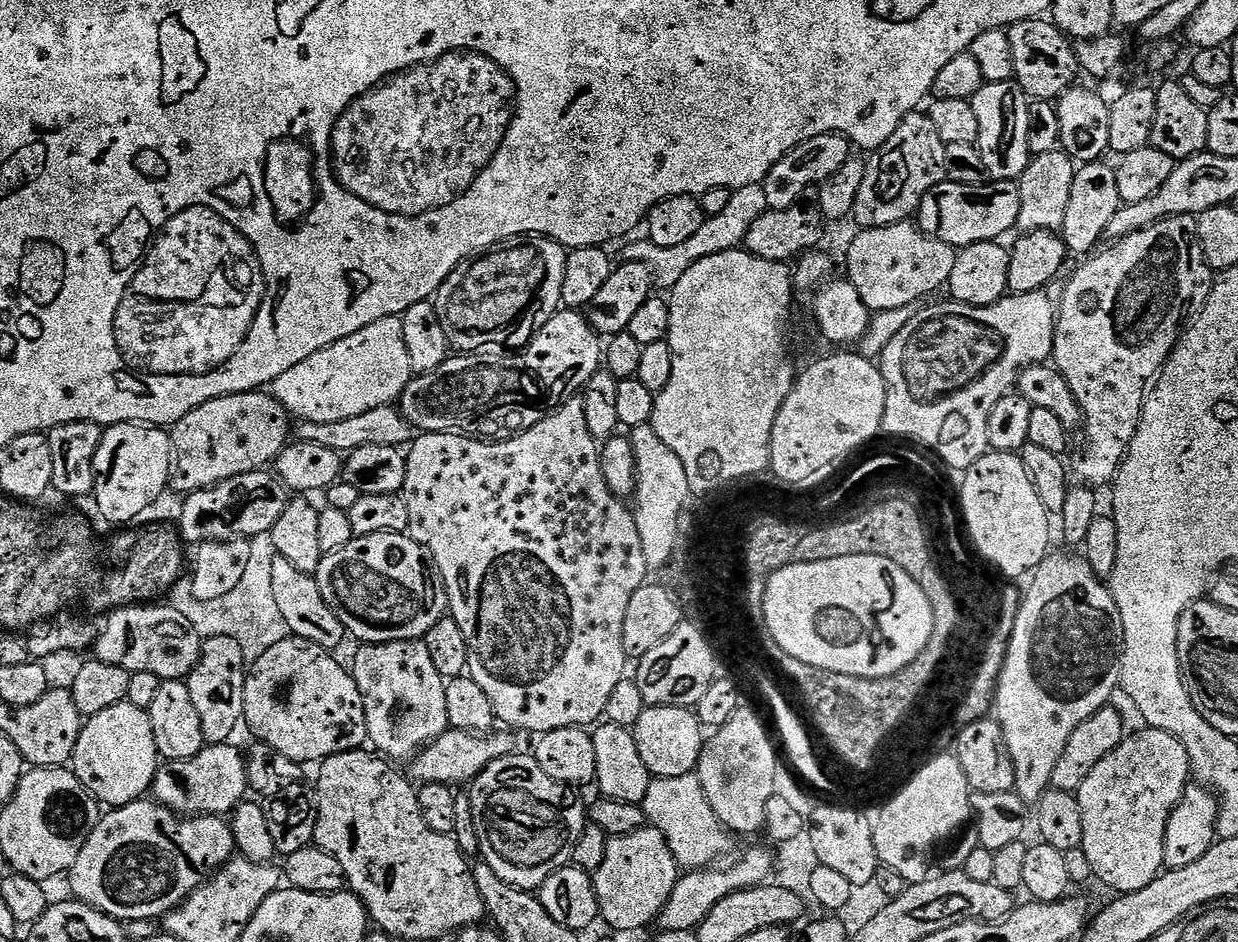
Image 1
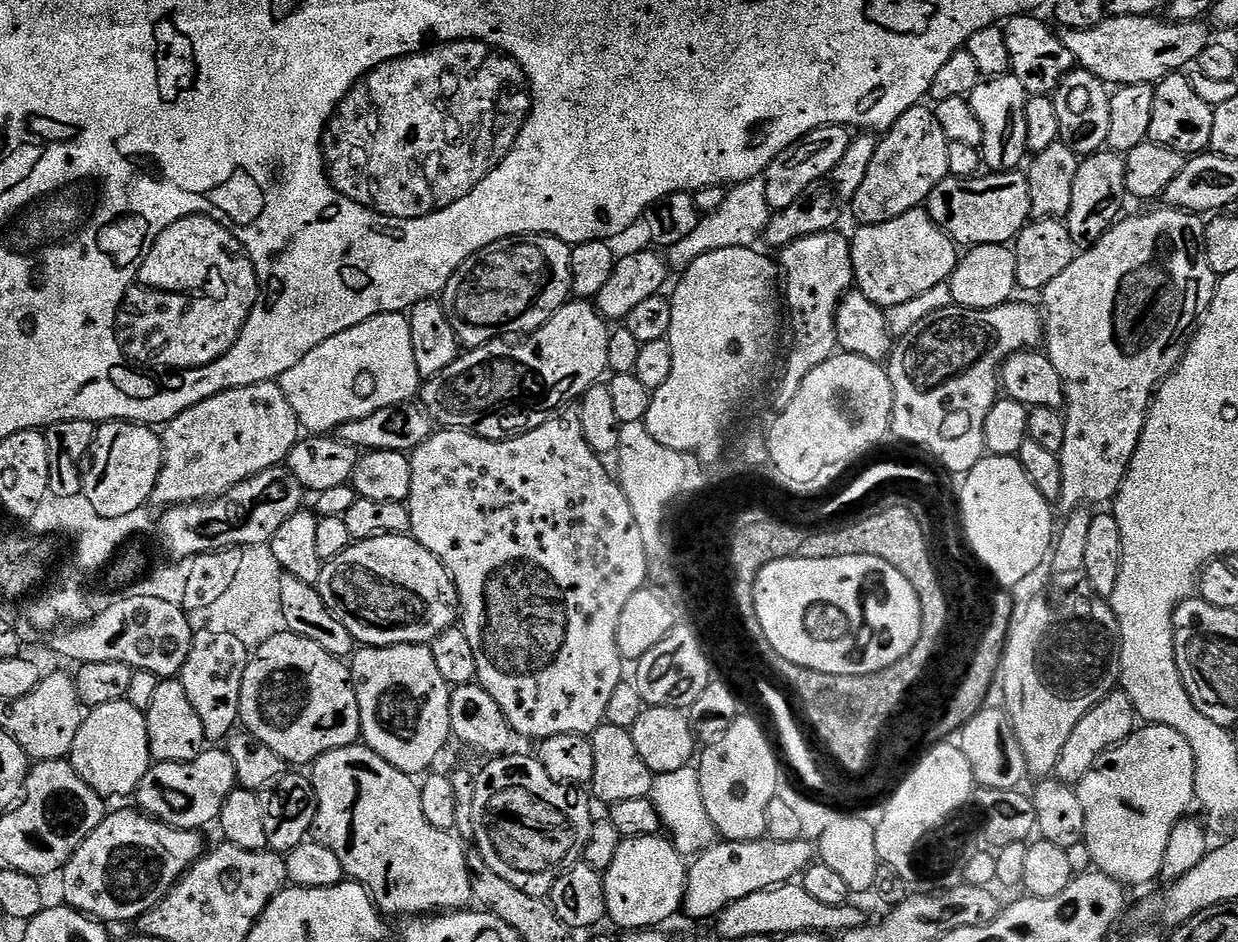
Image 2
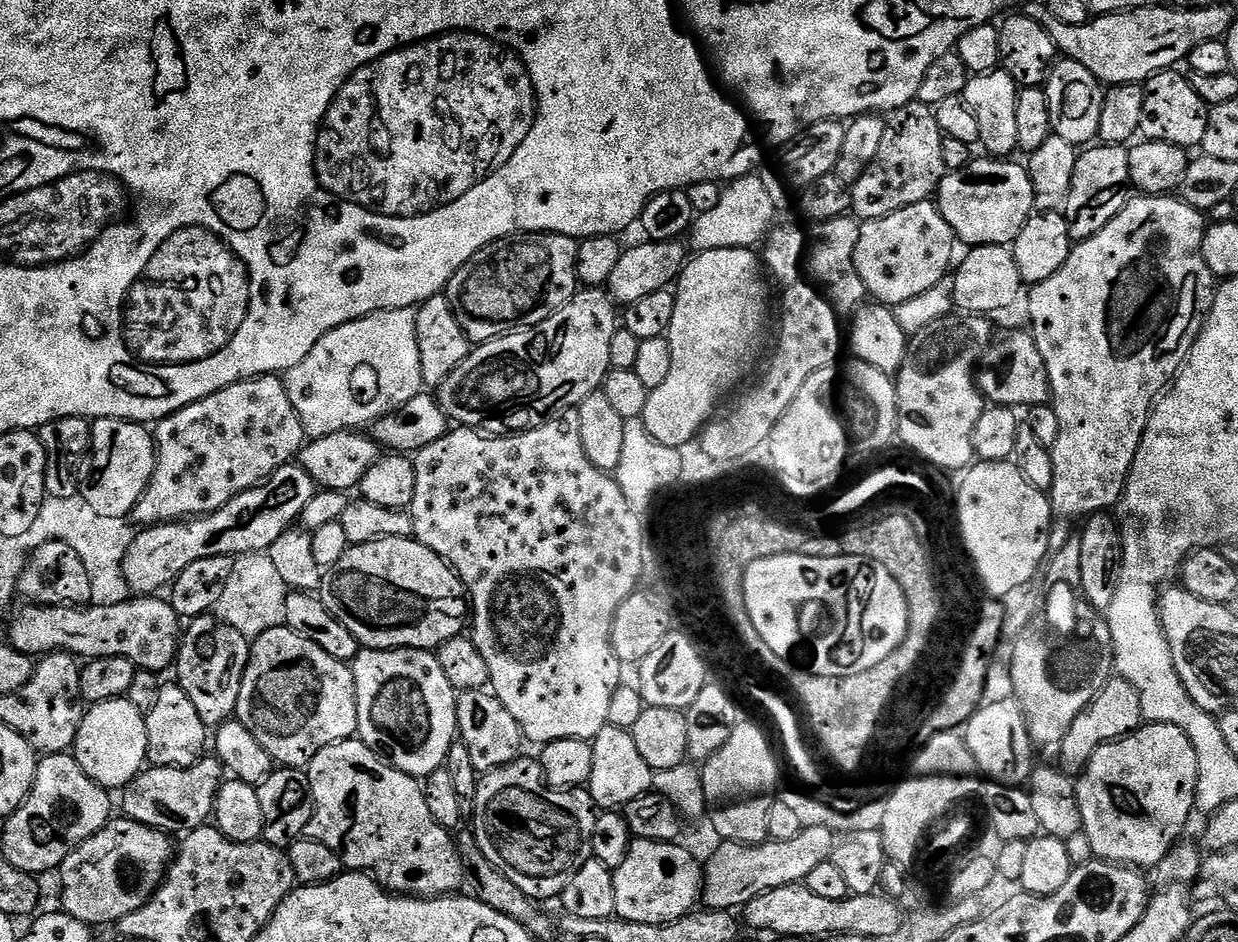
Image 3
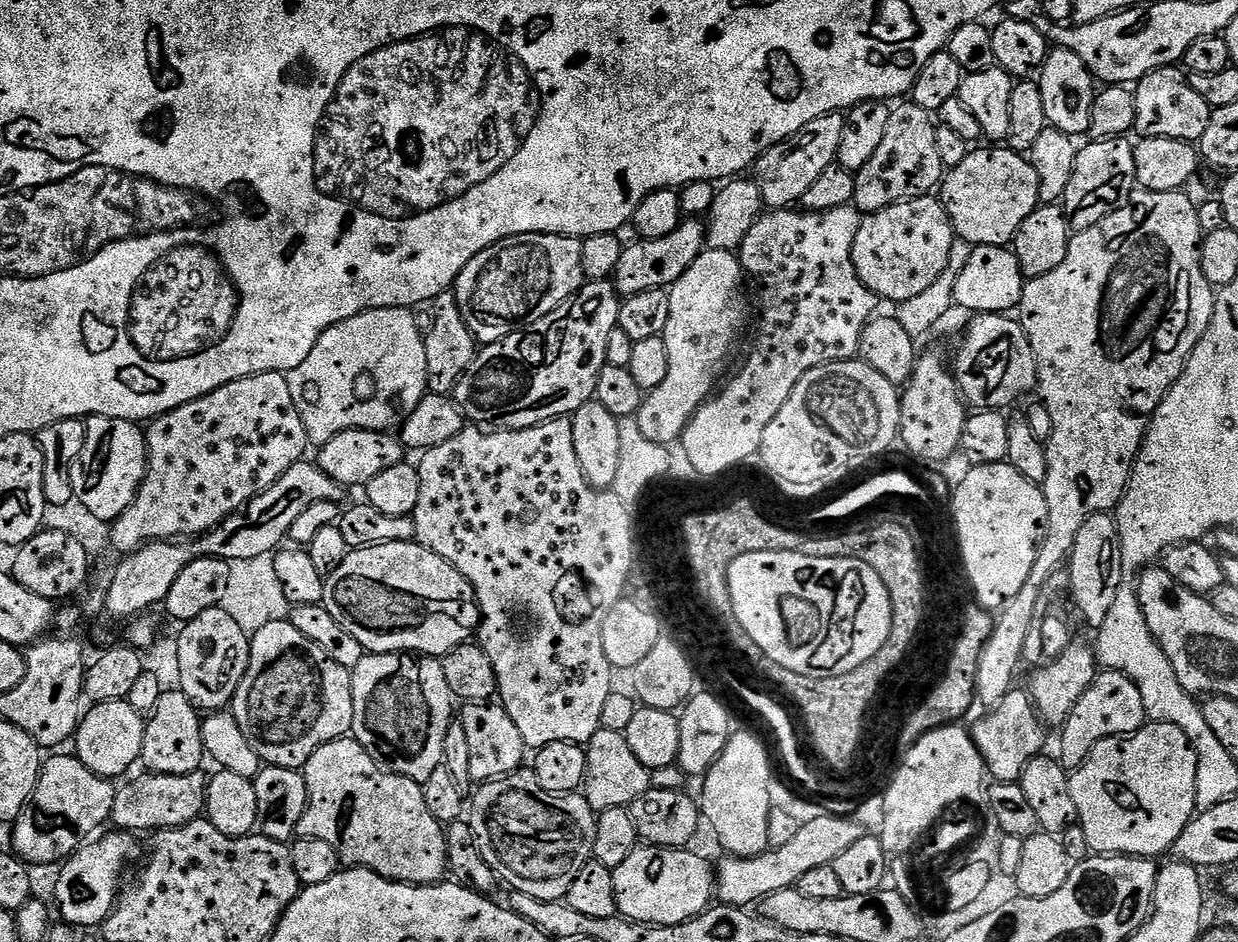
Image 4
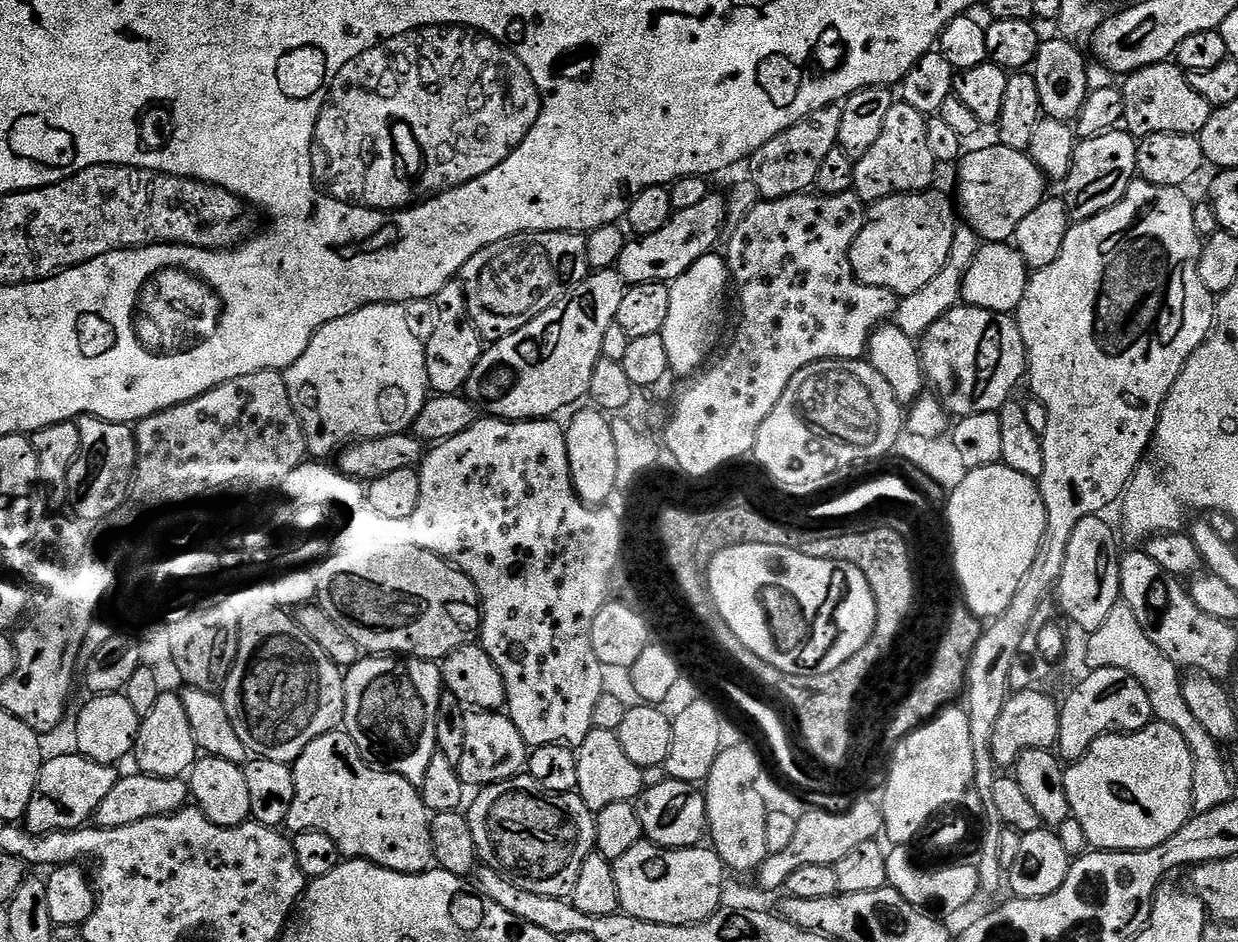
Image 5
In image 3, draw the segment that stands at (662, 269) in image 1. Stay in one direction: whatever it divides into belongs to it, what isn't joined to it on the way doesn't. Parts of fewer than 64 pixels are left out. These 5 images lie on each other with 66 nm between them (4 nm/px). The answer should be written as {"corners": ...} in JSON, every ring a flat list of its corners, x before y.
{"corners":[[759,175,740,176,721,191,718,206,714,206,714,210,701,212,693,219,690,229,691,251,698,253,727,248,755,249,772,231,777,223,776,216,778,209,774,206,766,186,760,181]]}

